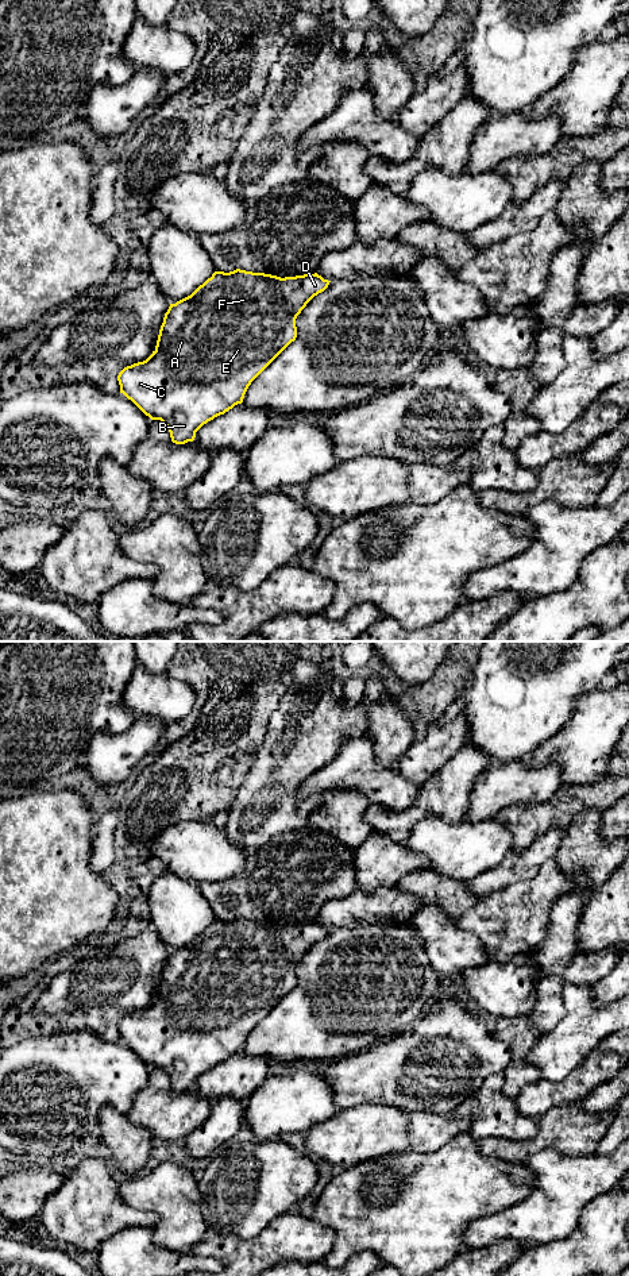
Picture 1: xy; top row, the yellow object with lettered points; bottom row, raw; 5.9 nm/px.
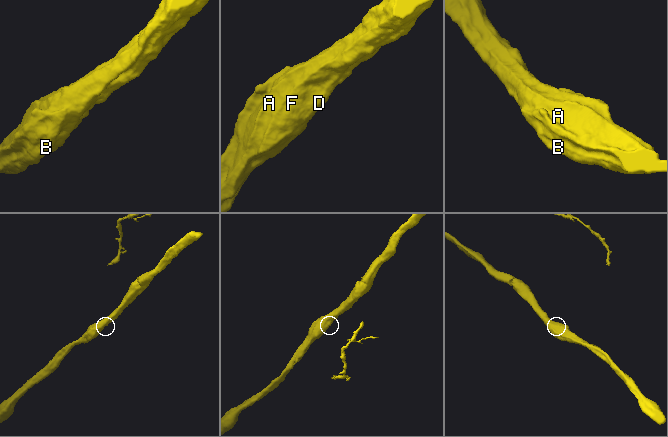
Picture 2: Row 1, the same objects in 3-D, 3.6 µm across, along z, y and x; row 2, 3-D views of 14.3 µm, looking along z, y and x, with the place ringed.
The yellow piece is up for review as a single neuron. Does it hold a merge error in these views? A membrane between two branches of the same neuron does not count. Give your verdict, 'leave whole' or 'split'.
leave whole

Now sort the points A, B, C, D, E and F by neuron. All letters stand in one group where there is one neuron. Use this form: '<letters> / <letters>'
A B C D E F

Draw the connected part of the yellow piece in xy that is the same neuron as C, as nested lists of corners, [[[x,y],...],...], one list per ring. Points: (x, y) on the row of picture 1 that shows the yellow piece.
[[[240,269],[229,273],[215,271],[190,296],[170,304],[153,354],[119,373],[120,393],[151,420],[161,420],[173,443],[193,442],[204,424],[243,402],[251,382],[296,340],[297,316],[329,282],[317,273],[281,278]]]

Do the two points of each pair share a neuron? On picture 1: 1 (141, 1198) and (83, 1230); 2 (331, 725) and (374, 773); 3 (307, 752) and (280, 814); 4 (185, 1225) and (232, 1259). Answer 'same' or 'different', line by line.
1: different
2: different
3: same
4: different

